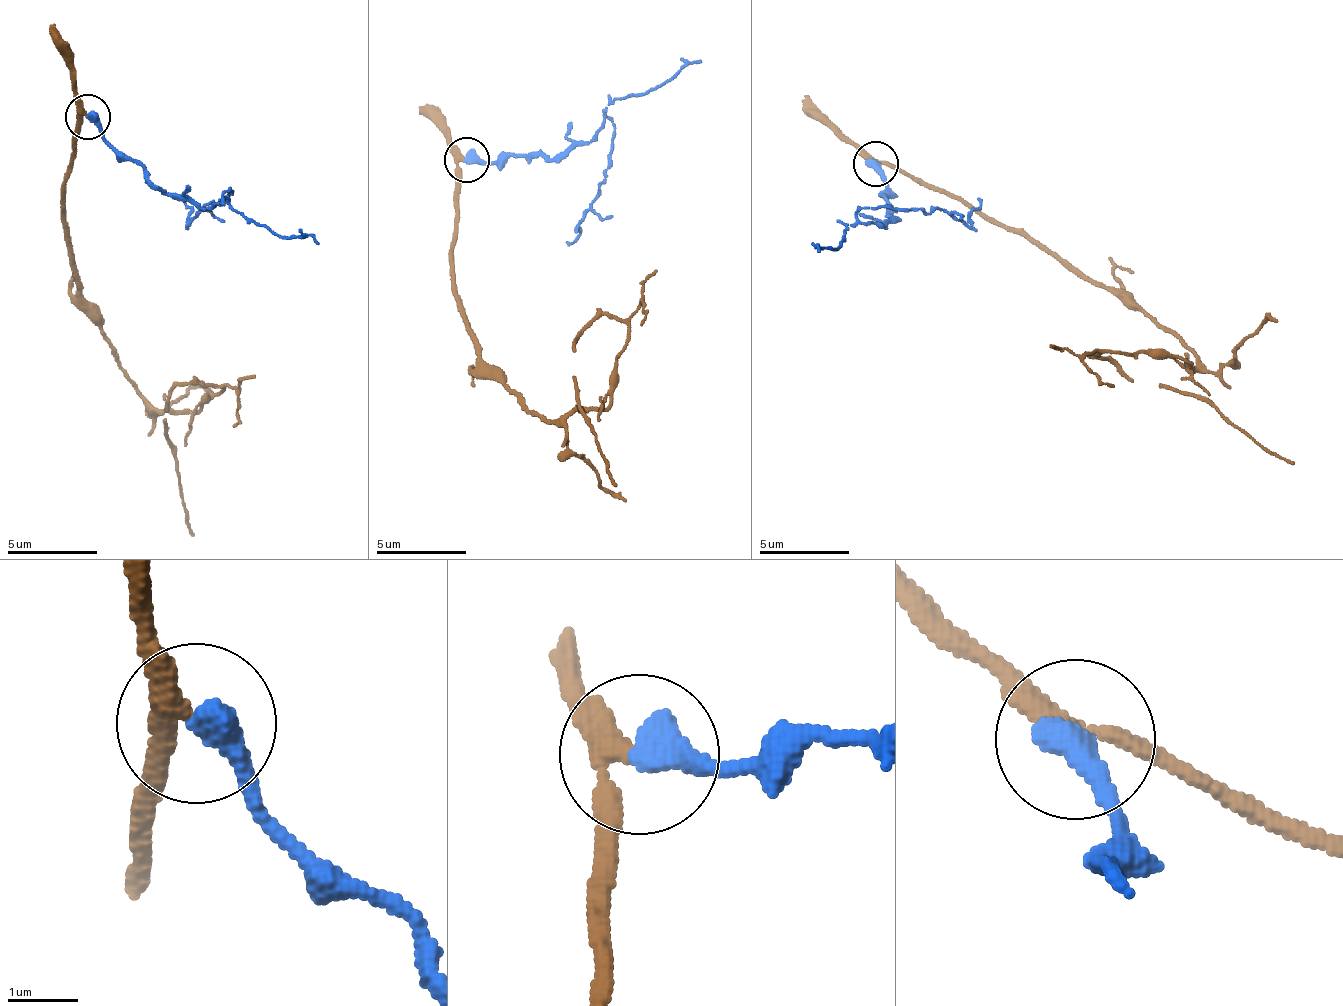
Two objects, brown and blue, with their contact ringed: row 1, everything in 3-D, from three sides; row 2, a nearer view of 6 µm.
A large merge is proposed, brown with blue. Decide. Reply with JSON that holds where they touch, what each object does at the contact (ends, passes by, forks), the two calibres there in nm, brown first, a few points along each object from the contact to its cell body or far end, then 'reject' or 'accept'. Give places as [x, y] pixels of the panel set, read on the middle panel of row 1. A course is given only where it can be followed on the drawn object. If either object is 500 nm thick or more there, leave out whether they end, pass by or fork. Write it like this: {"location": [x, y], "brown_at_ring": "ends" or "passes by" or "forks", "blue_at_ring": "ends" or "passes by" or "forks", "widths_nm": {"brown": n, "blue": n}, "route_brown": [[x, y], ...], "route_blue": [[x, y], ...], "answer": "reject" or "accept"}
{"location": [466, 159], "brown_at_ring": "passes by", "blue_at_ring": "ends", "widths_nm": {"brown": 280, "blue": 480}, "route_brown": [[463, 161], [453, 291], [475, 363], [533, 411], [566, 417], [611, 391], [629, 326], [597, 317], [571, 352]], "route_blue": [[467, 161], [491, 164], [538, 151], [552, 158], [589, 141], [607, 116], [616, 127], [602, 193], [565, 241]], "answer": "accept"}

